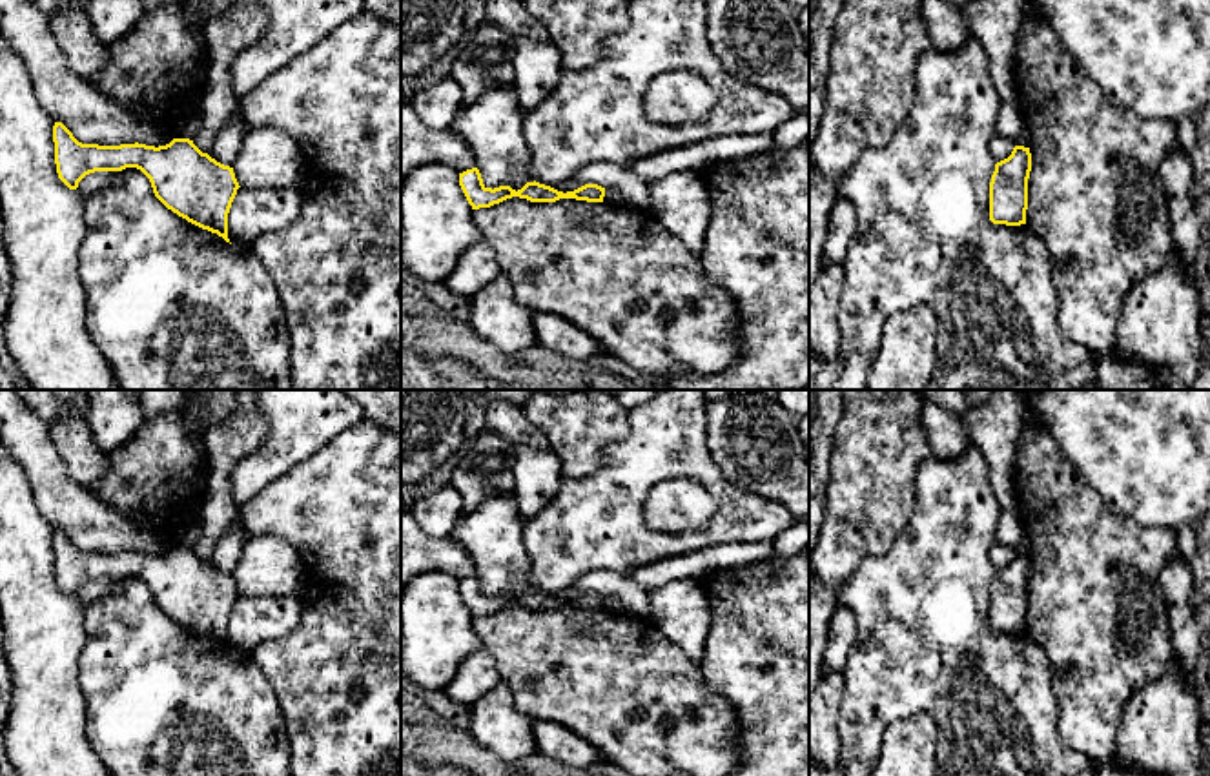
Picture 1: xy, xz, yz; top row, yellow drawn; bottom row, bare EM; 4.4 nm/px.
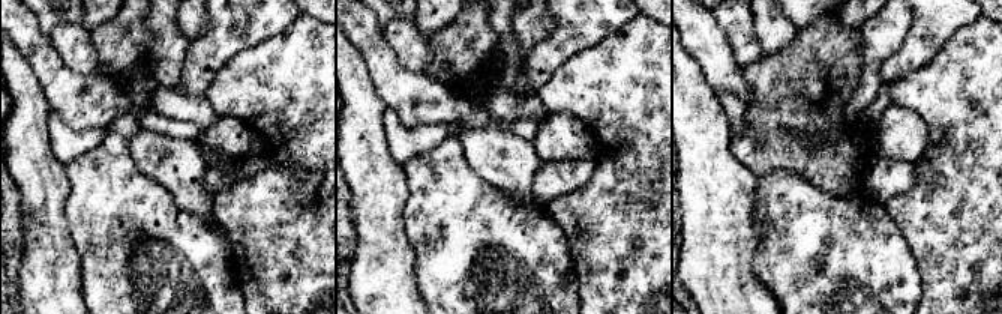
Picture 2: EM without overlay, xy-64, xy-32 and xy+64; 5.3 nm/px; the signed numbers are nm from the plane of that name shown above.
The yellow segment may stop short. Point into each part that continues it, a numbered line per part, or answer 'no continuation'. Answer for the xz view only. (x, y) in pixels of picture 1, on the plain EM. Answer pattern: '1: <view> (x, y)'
no continuation

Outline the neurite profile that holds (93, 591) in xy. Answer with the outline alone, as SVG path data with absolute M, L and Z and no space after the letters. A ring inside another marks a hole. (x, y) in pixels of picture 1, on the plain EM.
M95 579L86 583L80 590L77 599L82 605L97 603L111 594L118 587L120 579Z

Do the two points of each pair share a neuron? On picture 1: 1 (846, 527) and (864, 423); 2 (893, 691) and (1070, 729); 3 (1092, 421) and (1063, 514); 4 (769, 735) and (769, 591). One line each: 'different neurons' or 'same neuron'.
1: same neuron
2: different neurons
3: different neurons
4: same neuron

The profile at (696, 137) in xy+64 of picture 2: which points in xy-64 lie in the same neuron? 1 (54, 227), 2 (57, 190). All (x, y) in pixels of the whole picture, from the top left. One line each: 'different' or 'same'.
1: same
2: same

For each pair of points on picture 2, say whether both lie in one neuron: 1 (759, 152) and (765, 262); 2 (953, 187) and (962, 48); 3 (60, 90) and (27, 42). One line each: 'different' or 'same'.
1: different
2: same
3: same

